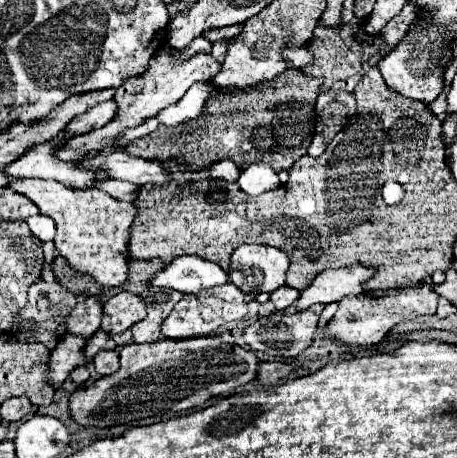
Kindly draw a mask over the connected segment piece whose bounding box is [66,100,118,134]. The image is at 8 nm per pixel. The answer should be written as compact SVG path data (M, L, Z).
M108 100L108 102L104 102L104 104L96 104L94 108L86 110L86 112L80 114L78 118L74 118L74 120L66 126L66 130L68 130L70 134L84 134L84 132L102 128L102 126L108 124L116 114L118 114L118 104L116 104L116 100Z

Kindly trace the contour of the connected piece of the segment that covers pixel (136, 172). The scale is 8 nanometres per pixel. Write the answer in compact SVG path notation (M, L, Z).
M116 152L116 154L110 154L108 158L88 158L86 162L82 162L82 166L104 168L108 170L110 178L126 180L138 186L146 186L146 184L164 186L172 178L172 174L164 168L160 160L130 156L128 152Z

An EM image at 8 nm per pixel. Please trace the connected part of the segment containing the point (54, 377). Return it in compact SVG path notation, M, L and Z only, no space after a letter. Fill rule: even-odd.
M66 334L58 346L50 354L50 374L48 380L54 388L60 388L60 384L68 378L68 374L76 366L86 366L88 358L84 356L84 344L88 338L80 334Z

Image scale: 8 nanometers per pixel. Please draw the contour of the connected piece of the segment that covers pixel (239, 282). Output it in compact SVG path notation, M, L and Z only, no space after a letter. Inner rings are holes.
M240 246L232 254L230 282L246 294L272 292L284 286L290 258L284 250L272 246Z

